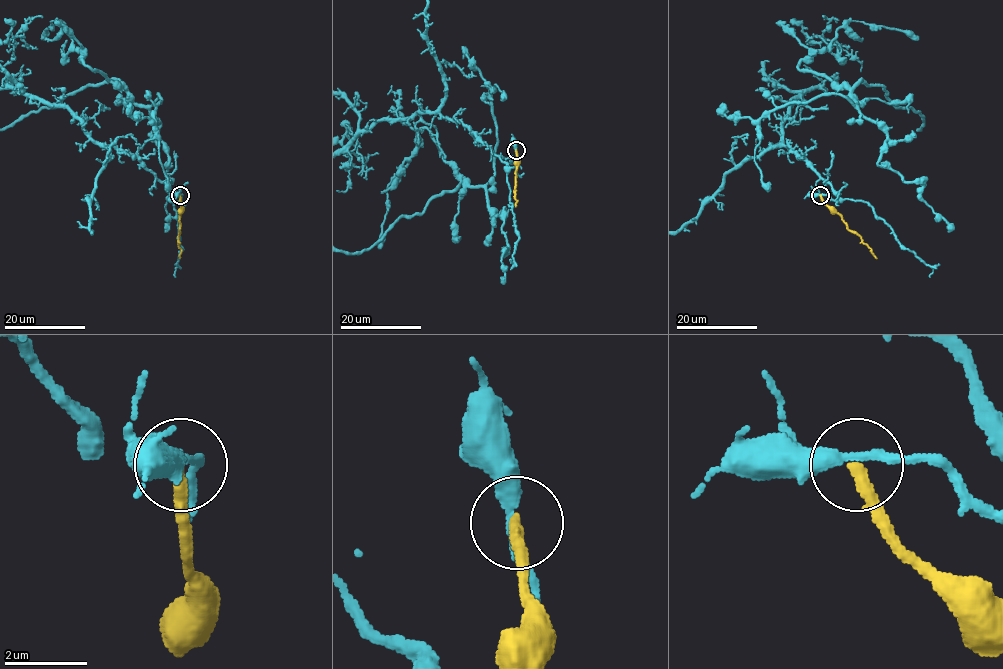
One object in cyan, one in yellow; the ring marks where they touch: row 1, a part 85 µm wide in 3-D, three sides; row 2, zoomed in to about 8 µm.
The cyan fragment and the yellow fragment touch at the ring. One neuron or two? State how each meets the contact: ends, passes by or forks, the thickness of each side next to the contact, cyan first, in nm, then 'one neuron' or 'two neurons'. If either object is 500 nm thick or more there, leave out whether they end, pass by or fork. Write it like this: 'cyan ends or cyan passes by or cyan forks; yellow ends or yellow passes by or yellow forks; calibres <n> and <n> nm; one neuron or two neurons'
cyan passes by; yellow ends; calibres 280 and 320 nm; two neurons

